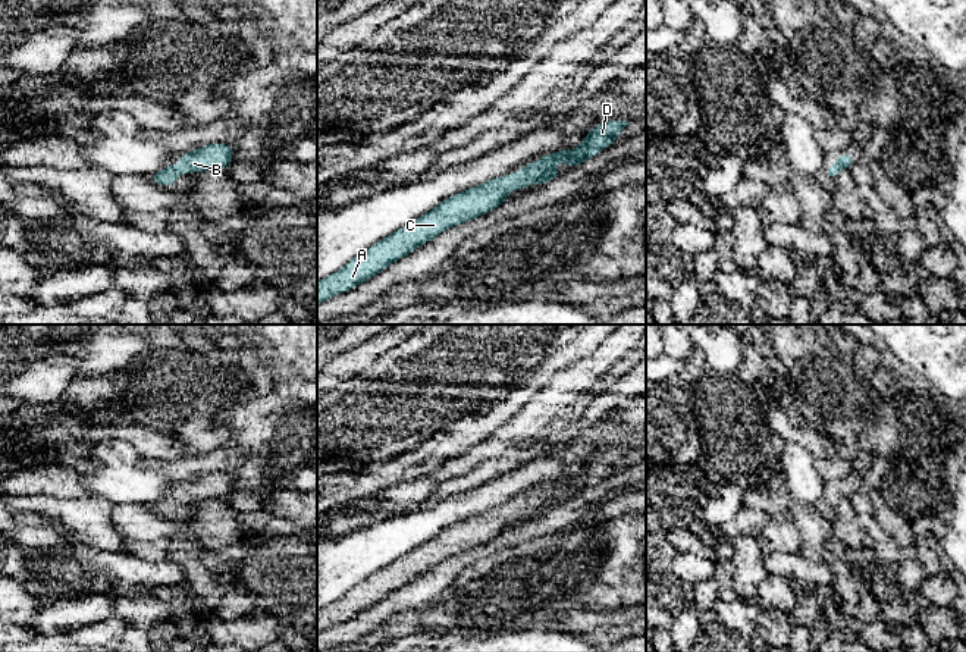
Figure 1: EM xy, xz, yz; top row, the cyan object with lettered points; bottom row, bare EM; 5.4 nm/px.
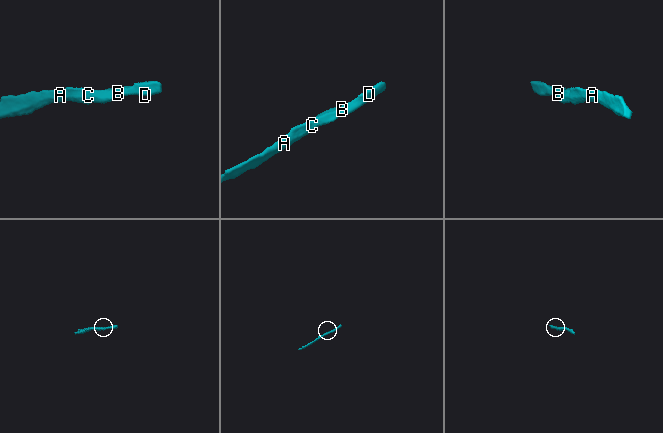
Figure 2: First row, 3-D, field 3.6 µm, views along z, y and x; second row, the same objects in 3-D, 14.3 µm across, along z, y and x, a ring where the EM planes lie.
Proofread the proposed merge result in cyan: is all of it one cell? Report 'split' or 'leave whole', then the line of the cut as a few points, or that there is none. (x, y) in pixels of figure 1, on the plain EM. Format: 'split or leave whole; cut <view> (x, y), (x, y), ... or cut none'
leave whole; cut none

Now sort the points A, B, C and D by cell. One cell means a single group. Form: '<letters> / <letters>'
A B C D

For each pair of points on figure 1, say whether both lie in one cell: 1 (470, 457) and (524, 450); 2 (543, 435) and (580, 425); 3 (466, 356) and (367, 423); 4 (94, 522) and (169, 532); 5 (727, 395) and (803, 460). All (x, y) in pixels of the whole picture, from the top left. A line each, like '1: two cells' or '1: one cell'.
1: two cells
2: one cell
3: one cell
4: two cells
5: two cells

